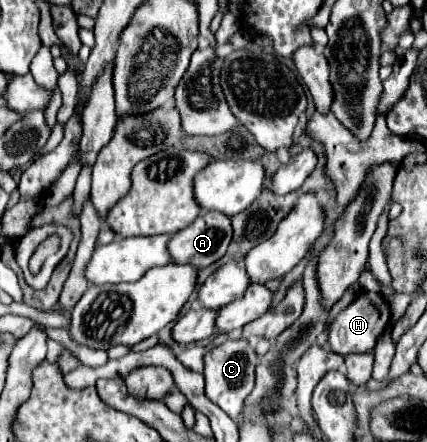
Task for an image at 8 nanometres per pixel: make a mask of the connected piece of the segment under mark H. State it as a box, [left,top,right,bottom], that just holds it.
[328,294,390,356]

